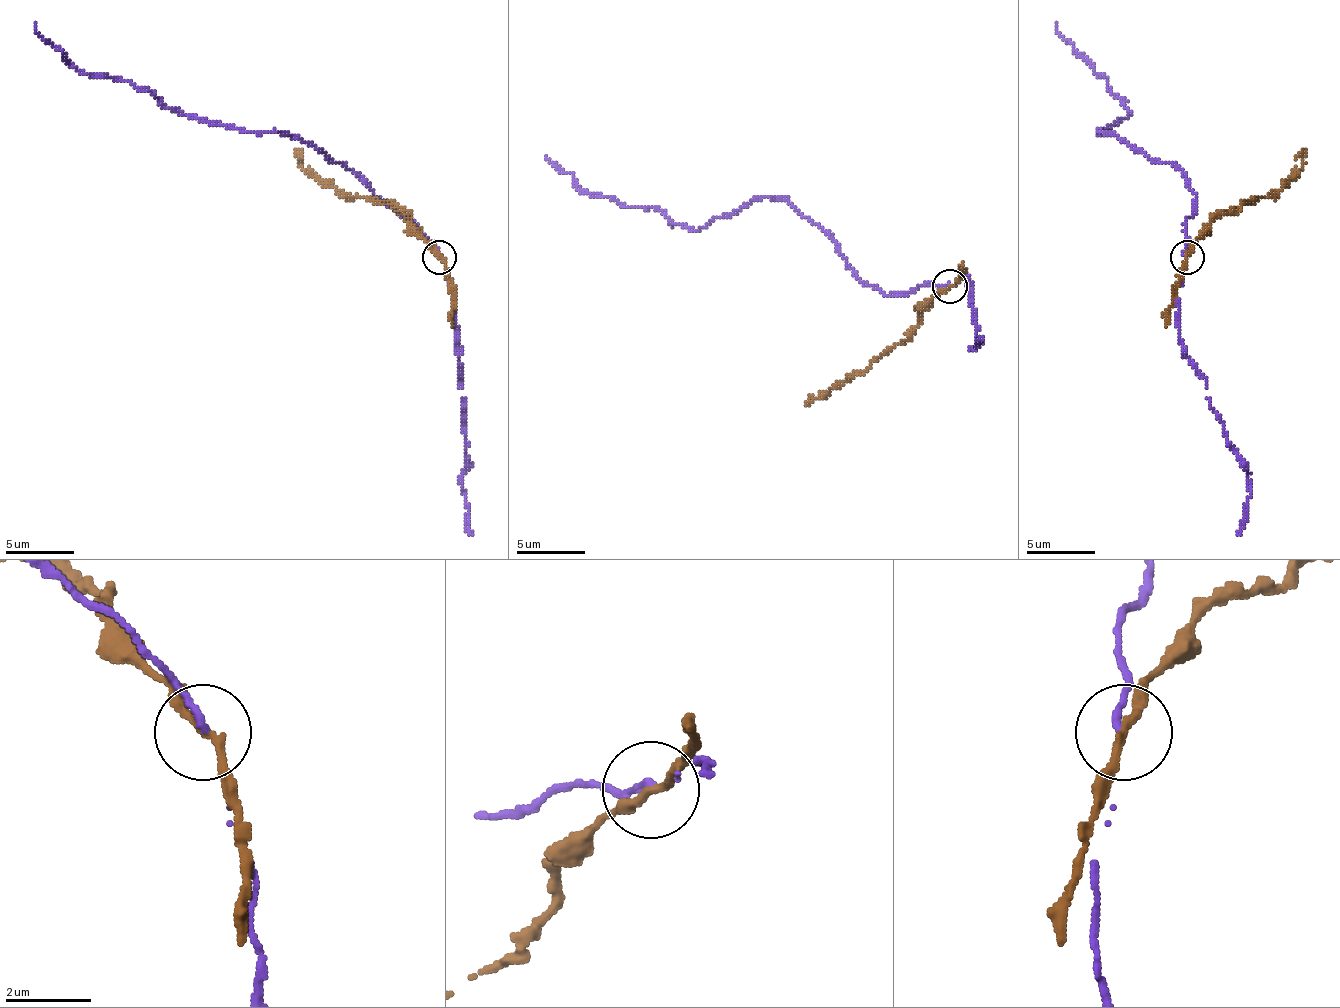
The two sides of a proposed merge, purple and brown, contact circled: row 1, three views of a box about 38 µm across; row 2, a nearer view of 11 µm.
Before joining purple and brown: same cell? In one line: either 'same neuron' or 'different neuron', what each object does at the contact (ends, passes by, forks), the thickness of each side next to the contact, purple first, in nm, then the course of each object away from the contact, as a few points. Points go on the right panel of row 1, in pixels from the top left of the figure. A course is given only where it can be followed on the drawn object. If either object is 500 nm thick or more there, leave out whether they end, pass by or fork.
different neuron; purple ends; brown passes by; calibres 150 and 190 nm; course purple (1186, 258), (1186, 221), (1196, 197), (1186, 176), (1131, 146), (1097, 132), (1131, 115), (1056, 29), (1056, 23); course brown (1186, 258), (1189, 245), (1213, 221), (1271, 197), (1302, 166), (1305, 149)

